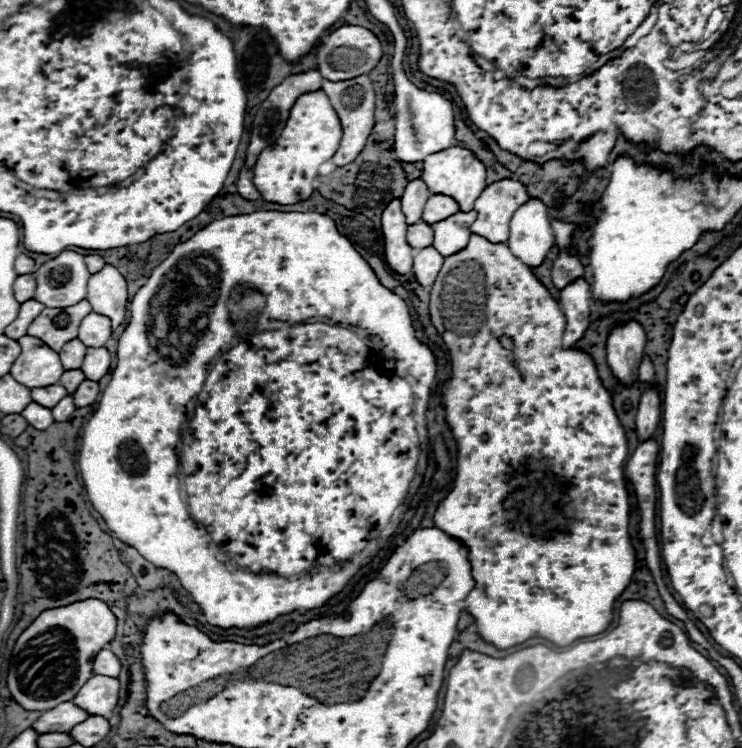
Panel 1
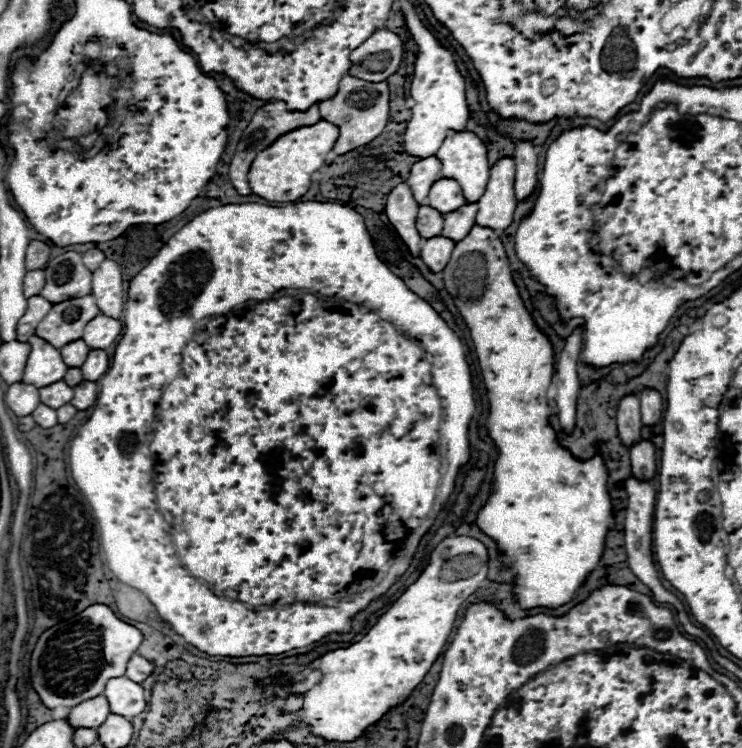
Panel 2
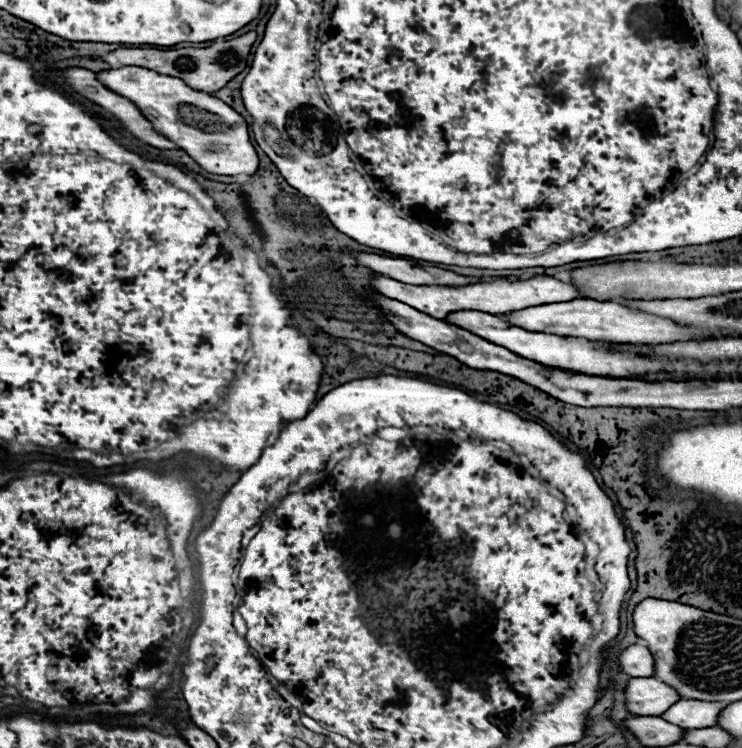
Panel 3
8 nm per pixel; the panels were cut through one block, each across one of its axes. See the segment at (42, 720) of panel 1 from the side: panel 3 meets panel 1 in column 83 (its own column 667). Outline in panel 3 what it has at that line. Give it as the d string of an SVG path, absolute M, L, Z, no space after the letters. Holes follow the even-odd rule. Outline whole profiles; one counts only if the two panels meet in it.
M678 700L660 718L676 724L680 728L710 728L716 726L716 716L726 704L720 702L700 702L700 700Z

